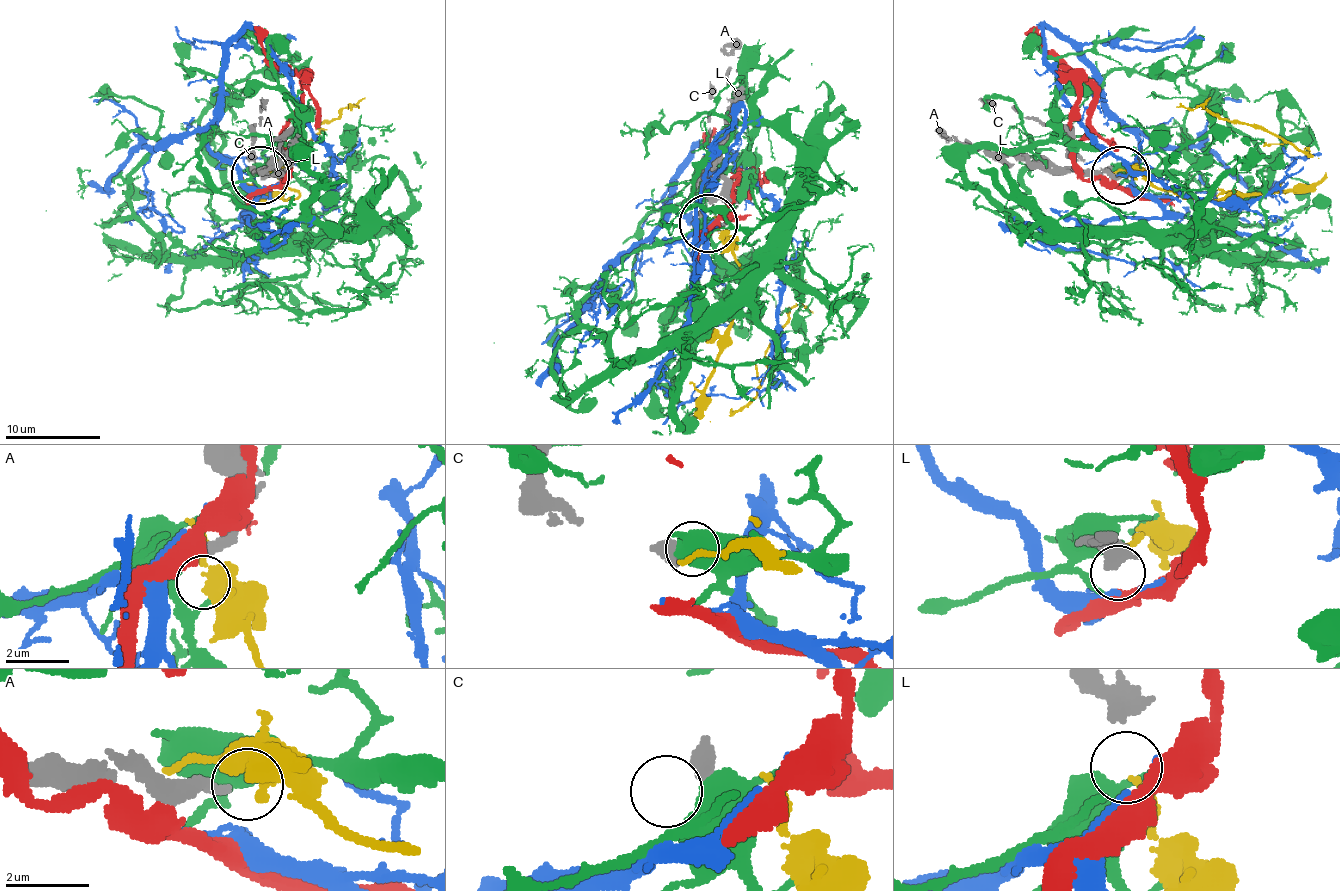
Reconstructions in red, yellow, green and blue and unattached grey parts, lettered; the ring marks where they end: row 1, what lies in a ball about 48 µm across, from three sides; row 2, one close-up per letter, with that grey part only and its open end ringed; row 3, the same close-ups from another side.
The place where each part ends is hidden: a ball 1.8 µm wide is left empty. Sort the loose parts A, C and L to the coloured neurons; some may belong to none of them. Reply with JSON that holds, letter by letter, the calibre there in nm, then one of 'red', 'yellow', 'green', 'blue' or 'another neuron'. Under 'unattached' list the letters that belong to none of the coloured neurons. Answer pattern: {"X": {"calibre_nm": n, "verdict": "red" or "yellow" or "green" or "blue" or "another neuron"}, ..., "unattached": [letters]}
{"A": {"calibre_nm": 240, "verdict": "another neuron"}, "C": {"calibre_nm": 460, "verdict": "another neuron"}, "L": {"calibre_nm": 260, "verdict": "another neuron"}, "unattached": ["A", "C", "L"]}

